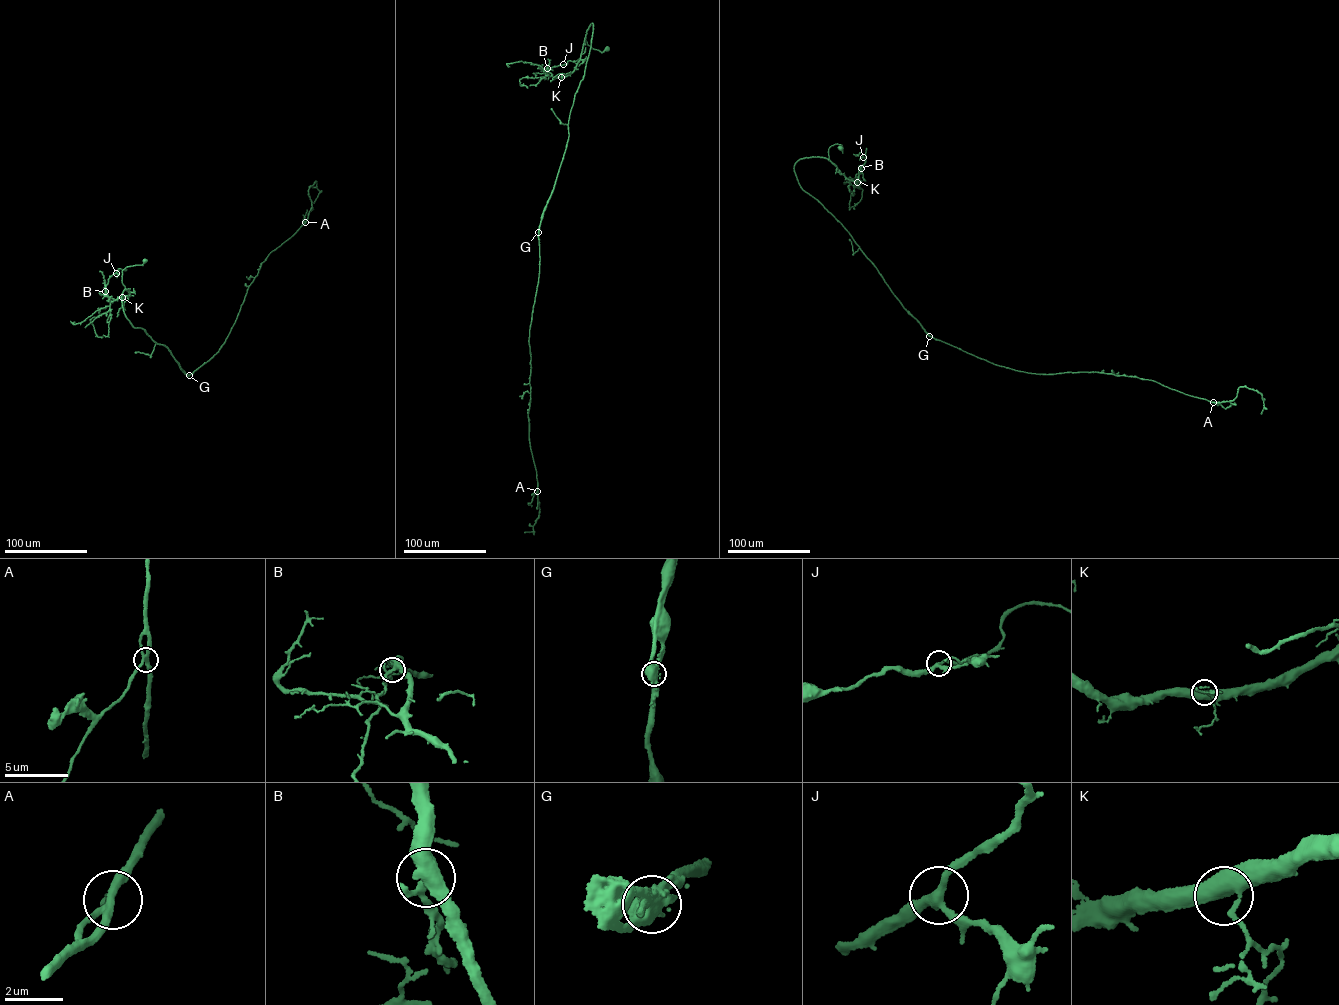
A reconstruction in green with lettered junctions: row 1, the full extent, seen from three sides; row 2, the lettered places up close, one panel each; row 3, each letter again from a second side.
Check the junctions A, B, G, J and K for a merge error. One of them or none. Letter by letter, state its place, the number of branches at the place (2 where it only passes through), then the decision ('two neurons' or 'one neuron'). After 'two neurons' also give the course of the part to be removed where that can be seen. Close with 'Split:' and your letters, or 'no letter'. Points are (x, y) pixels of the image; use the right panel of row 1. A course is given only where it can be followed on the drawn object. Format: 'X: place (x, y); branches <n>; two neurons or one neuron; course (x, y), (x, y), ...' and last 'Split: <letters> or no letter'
A: place (1213, 402); branches 4; one neuron
B: place (861, 168); branches 4; one neuron
G: place (929, 336); branches 5; two neurons; course (929, 336), (896, 296)
J: place (863, 157); branches 3; one neuron
K: place (857, 182); branches 3; one neuron
Split: G

